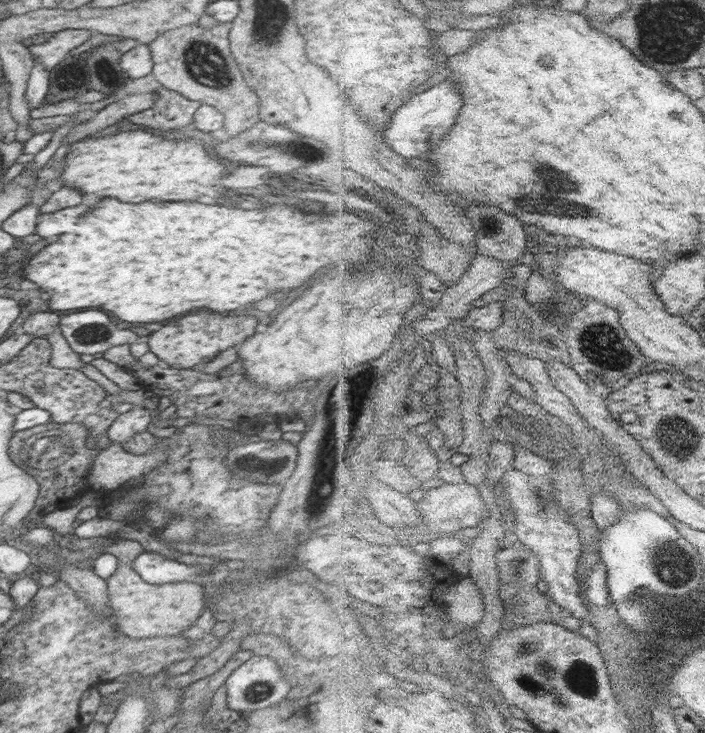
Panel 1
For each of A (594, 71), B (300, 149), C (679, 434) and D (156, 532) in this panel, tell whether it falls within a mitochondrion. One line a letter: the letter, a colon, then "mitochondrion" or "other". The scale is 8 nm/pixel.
A: other
B: mitochondrion
C: mitochondrion
D: other

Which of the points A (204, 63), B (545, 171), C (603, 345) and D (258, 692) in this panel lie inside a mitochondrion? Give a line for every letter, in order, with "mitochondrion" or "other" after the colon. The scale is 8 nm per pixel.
A: mitochondrion
B: mitochondrion
C: mitochondrion
D: mitochondrion

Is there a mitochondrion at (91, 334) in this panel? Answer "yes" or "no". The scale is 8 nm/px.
yes

